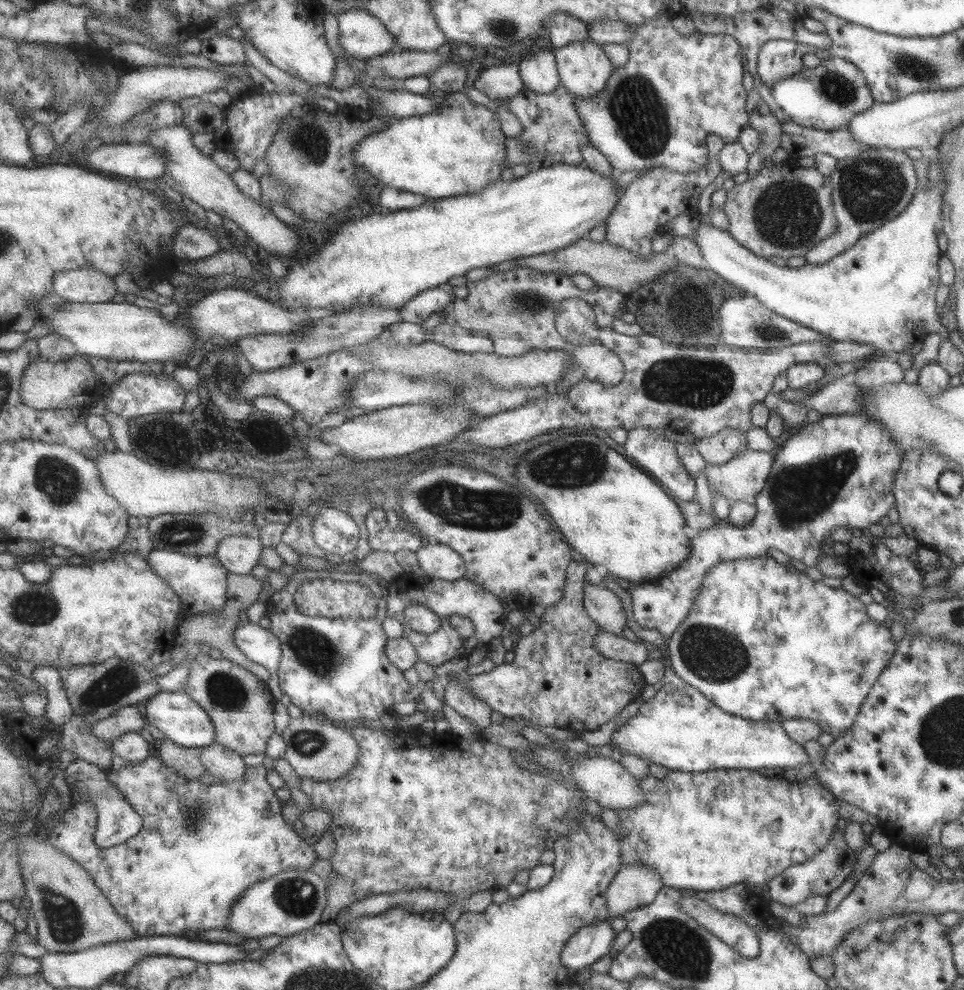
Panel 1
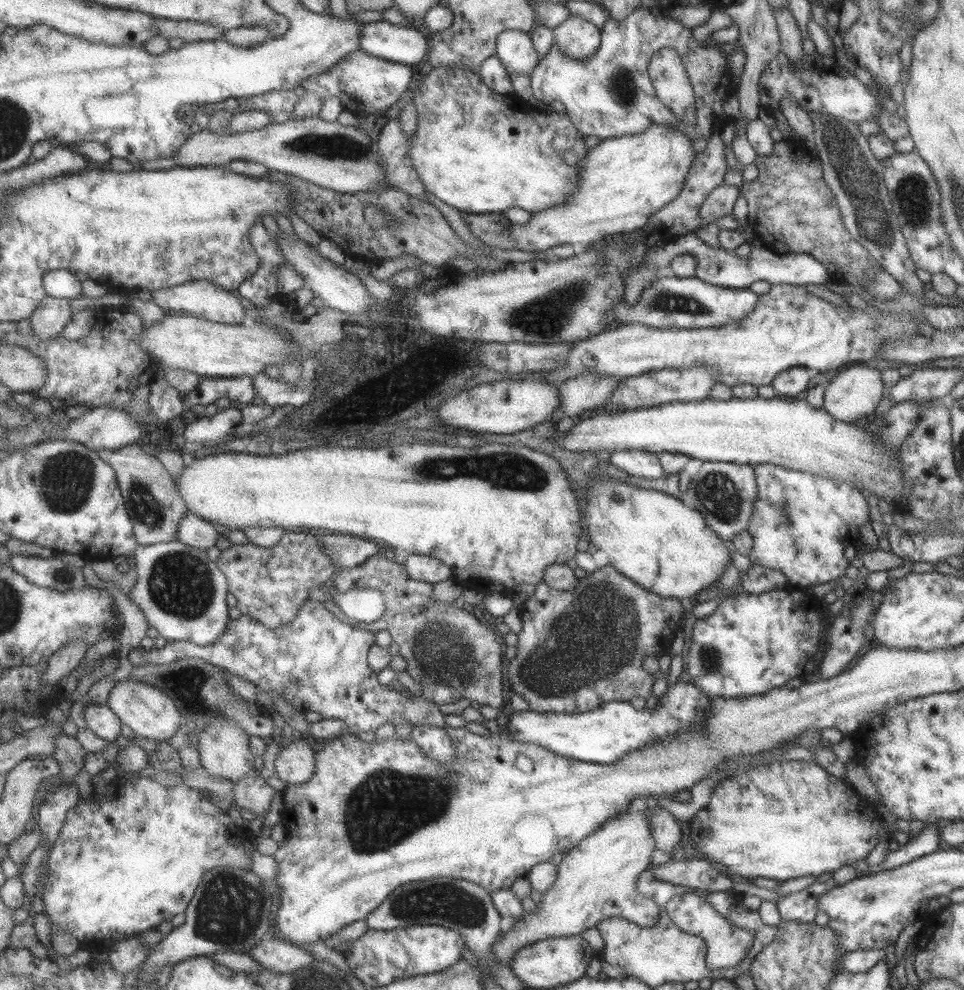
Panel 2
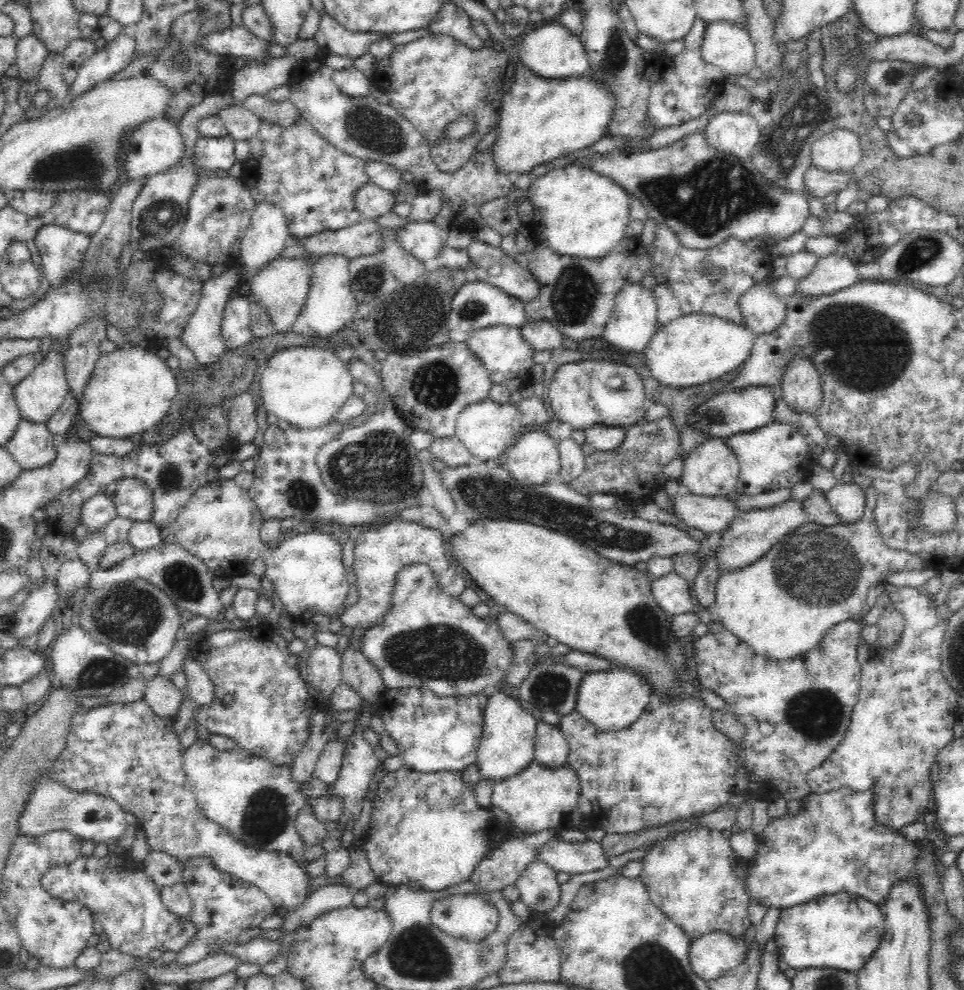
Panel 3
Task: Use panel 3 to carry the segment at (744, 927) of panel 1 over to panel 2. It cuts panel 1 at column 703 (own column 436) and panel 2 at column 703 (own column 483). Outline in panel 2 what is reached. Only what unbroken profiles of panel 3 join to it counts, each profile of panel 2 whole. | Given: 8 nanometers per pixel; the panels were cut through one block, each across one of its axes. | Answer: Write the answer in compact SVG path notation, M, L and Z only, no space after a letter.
M681 891L679 895L669 897L665 901L664 911L669 920L683 932L699 936L707 942L705 964L707 964L709 970L737 966L741 962L741 958L747 954L749 946L751 946L751 933L733 925L733 923L729 923L725 917L719 915L709 902L697 893Z

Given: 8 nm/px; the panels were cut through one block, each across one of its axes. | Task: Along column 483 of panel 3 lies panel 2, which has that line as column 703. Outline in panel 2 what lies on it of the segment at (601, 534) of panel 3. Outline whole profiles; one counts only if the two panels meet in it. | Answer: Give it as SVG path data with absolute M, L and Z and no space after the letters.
M703 461L680 500L703 517L717 538L730 543L737 533L748 528L755 499L755 473L751 465Z

